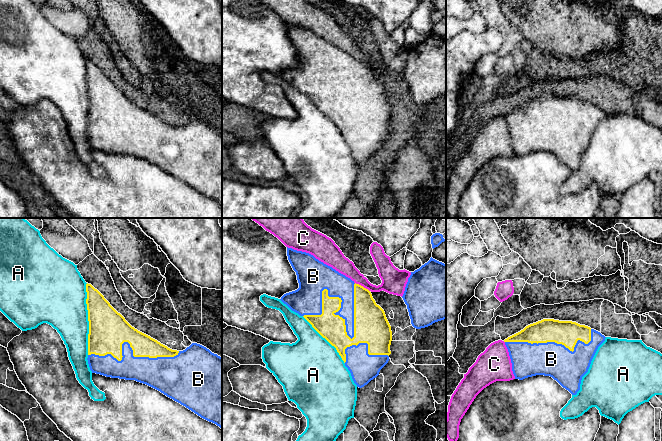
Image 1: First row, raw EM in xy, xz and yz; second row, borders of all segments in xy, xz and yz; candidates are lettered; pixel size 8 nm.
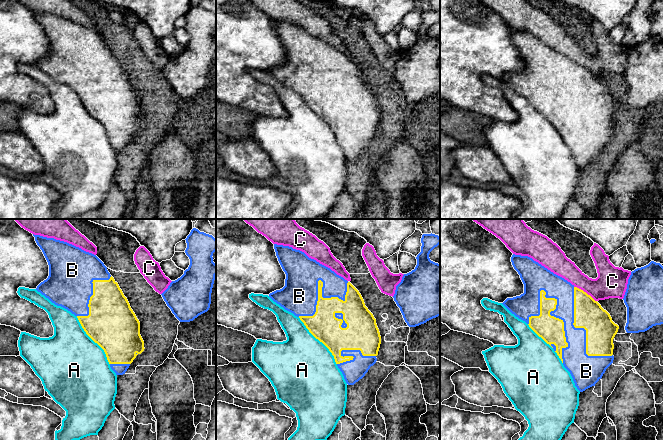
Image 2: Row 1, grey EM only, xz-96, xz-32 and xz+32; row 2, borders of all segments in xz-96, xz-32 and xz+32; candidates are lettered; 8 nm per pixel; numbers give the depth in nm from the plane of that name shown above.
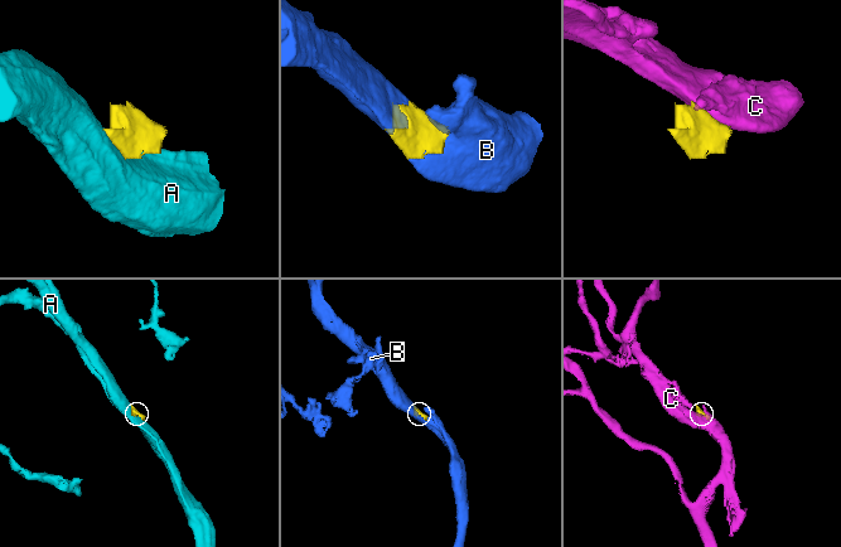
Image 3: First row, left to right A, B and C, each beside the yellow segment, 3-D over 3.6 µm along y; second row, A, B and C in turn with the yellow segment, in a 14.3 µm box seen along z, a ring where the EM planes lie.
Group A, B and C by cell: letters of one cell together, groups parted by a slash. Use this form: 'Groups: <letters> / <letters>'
Groups: A / B / C

